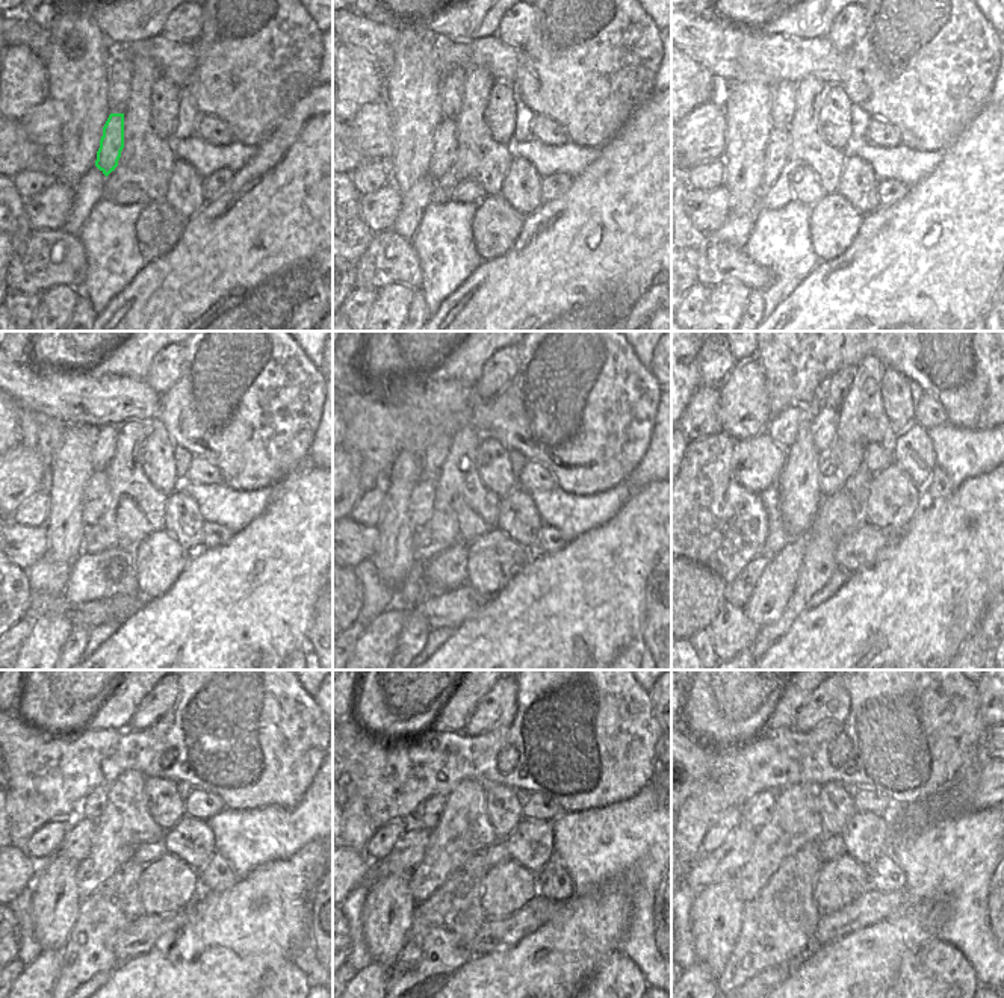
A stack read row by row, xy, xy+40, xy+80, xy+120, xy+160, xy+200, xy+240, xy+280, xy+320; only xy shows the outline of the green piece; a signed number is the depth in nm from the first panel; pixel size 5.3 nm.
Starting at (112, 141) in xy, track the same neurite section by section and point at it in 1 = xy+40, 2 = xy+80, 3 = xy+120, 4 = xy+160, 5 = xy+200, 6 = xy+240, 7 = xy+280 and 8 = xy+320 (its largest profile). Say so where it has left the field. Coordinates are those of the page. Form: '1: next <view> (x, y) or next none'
1: next xy+40 (443, 154)
2: next xy+80 (777, 147)
3: next xy+120 (96, 495)
4: next xy+160 (421, 502)
5: next xy+200 (759, 490)
6: next xy+240 (76, 844)
7: next xy+280 (409, 850)
8: next xy+320 (722, 864)

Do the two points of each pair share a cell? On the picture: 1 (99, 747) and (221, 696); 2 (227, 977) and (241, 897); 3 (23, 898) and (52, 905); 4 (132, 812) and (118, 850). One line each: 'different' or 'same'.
1: same
2: same
3: different
4: same

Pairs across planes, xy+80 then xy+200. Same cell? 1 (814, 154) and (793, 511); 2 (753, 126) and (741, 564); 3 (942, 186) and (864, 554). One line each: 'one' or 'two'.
1: one
2: one
3: two

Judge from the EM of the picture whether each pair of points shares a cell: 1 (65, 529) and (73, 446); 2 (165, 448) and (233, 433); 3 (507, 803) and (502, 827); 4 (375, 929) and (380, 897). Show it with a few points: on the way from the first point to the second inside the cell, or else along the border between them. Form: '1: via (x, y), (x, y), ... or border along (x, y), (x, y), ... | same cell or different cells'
1: via (68, 508), (70, 468) | same cell
2: border along (154, 419), (176, 445) | different cells
3: via (504, 809), (504, 821) | same cell
4: via (380, 921), (380, 905) | same cell

